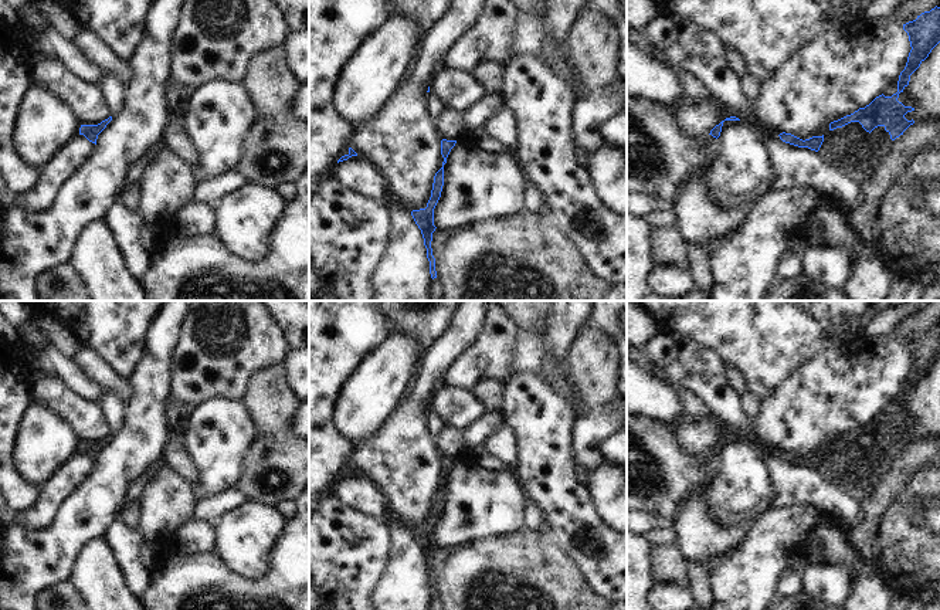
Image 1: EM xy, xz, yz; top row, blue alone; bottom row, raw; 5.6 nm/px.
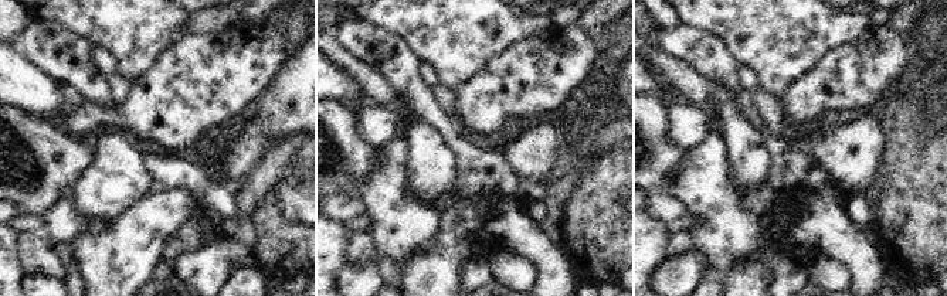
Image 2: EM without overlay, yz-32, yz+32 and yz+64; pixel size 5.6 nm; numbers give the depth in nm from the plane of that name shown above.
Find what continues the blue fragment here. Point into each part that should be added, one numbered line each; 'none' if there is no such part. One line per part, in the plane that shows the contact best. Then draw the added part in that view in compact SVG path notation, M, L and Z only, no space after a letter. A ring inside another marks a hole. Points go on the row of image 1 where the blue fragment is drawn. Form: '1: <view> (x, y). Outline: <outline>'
none

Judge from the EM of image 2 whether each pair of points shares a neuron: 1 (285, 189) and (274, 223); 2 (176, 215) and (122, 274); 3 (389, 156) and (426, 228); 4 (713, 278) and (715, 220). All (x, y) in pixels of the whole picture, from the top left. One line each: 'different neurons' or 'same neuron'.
1: different neurons
2: same neuron
3: same neuron
4: different neurons

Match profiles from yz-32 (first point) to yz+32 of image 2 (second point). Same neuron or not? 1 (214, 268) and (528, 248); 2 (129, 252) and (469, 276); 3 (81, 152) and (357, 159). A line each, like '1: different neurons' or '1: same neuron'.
1: different neurons
2: different neurons
3: same neuron

